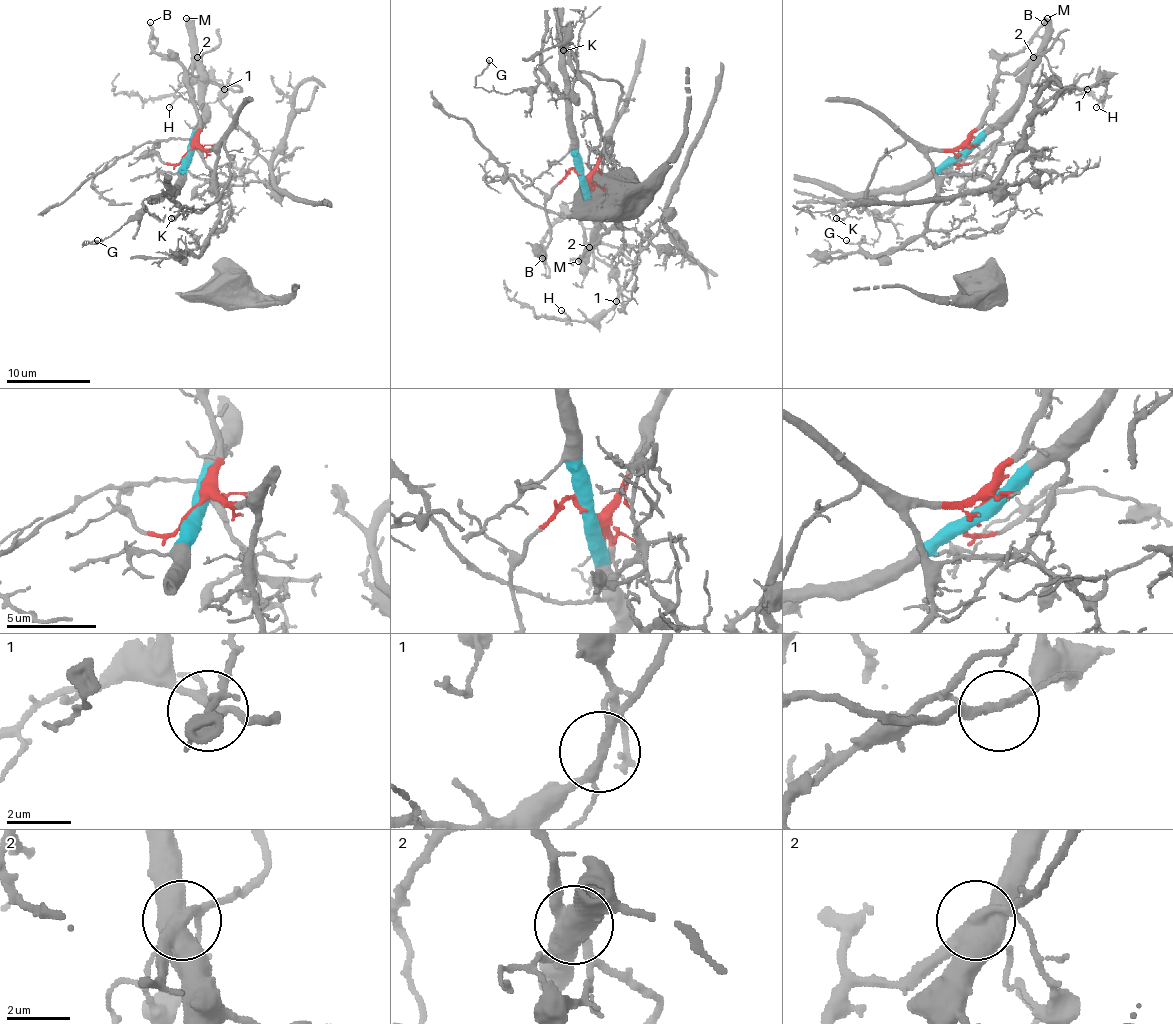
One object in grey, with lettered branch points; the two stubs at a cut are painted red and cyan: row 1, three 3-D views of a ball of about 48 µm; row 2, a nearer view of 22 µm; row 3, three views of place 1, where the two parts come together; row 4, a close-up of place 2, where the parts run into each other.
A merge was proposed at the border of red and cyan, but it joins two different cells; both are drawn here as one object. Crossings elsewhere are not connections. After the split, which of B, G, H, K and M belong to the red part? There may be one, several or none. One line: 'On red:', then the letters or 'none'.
On red: B, K

